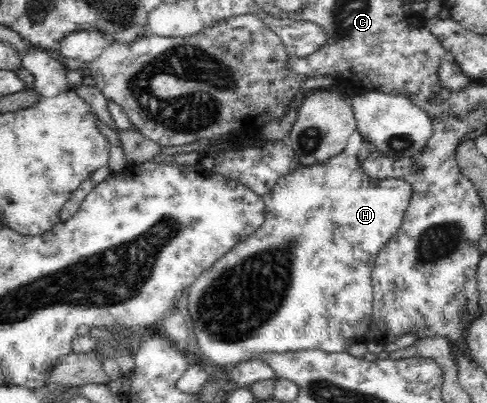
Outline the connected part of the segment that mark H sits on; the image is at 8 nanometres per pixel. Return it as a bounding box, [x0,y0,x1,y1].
[187,152,412,372]

